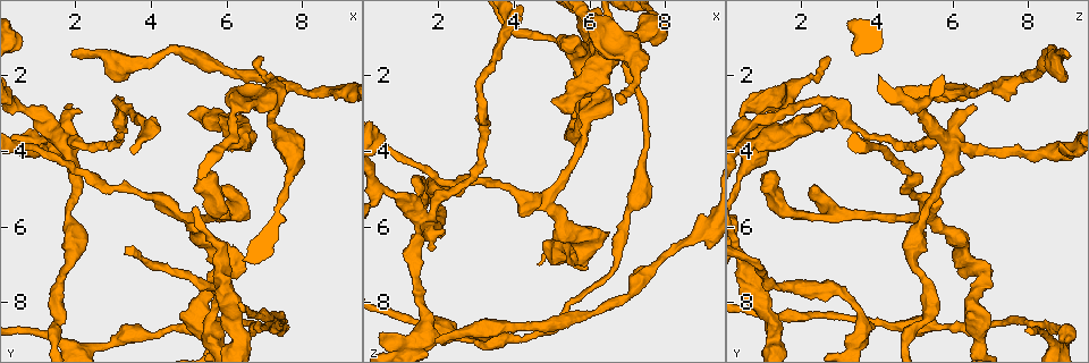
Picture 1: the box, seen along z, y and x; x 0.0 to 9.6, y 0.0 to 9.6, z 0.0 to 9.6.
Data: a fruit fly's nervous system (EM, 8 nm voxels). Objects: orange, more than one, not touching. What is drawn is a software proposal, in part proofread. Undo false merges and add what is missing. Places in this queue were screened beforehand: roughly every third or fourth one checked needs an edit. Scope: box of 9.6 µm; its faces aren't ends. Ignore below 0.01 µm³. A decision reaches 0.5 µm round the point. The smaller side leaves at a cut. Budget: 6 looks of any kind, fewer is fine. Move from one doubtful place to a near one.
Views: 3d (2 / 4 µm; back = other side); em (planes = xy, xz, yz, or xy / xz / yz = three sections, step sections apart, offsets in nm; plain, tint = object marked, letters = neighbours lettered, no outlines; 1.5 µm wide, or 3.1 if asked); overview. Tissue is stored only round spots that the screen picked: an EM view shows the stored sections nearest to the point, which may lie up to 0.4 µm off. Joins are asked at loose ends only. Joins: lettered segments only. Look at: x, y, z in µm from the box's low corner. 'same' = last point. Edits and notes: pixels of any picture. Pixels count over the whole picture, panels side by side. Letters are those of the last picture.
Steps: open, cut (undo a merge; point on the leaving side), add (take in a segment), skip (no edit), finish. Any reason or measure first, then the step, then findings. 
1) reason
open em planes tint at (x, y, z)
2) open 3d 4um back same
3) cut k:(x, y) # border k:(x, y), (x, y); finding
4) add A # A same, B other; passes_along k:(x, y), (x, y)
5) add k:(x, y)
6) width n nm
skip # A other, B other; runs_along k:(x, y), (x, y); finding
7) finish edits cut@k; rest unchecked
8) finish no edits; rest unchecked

open 3d 4um at (5.85, 5.00, 2.35)

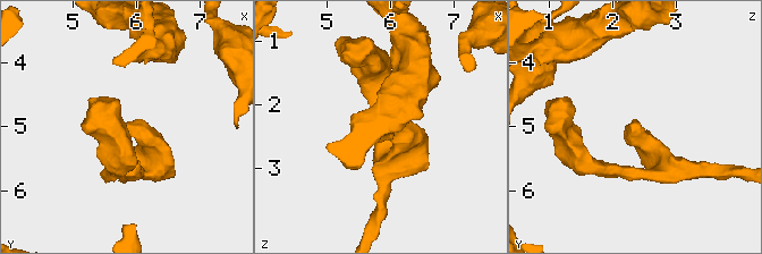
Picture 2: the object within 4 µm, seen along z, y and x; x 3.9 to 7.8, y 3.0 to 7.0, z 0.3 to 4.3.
need the tissue
open em yz step 8 letters at (5.85, 5.00, 2.30)

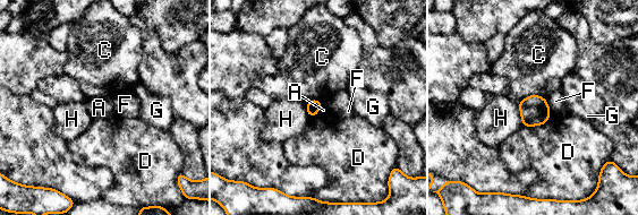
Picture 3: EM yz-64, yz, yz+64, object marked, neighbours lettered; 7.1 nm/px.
skip # A other, C other, D other, F other, G other, H other; none of them fits

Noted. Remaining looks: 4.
free end
open em planes tint at (6.80, 1.55, 2.80)

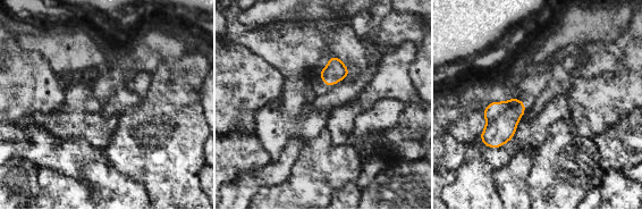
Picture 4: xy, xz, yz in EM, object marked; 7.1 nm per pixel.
see the neighbours
open em planes letters same

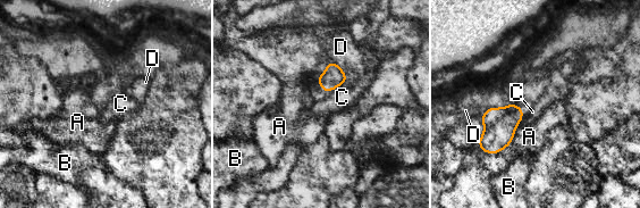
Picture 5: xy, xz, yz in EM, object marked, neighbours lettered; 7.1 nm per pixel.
width 140 nm
skip # A other, B other, C other, D other; border 5:(347, 76), (343, 83), (329, 92); none of them fits

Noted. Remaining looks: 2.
finish no edits; rest unchecked

